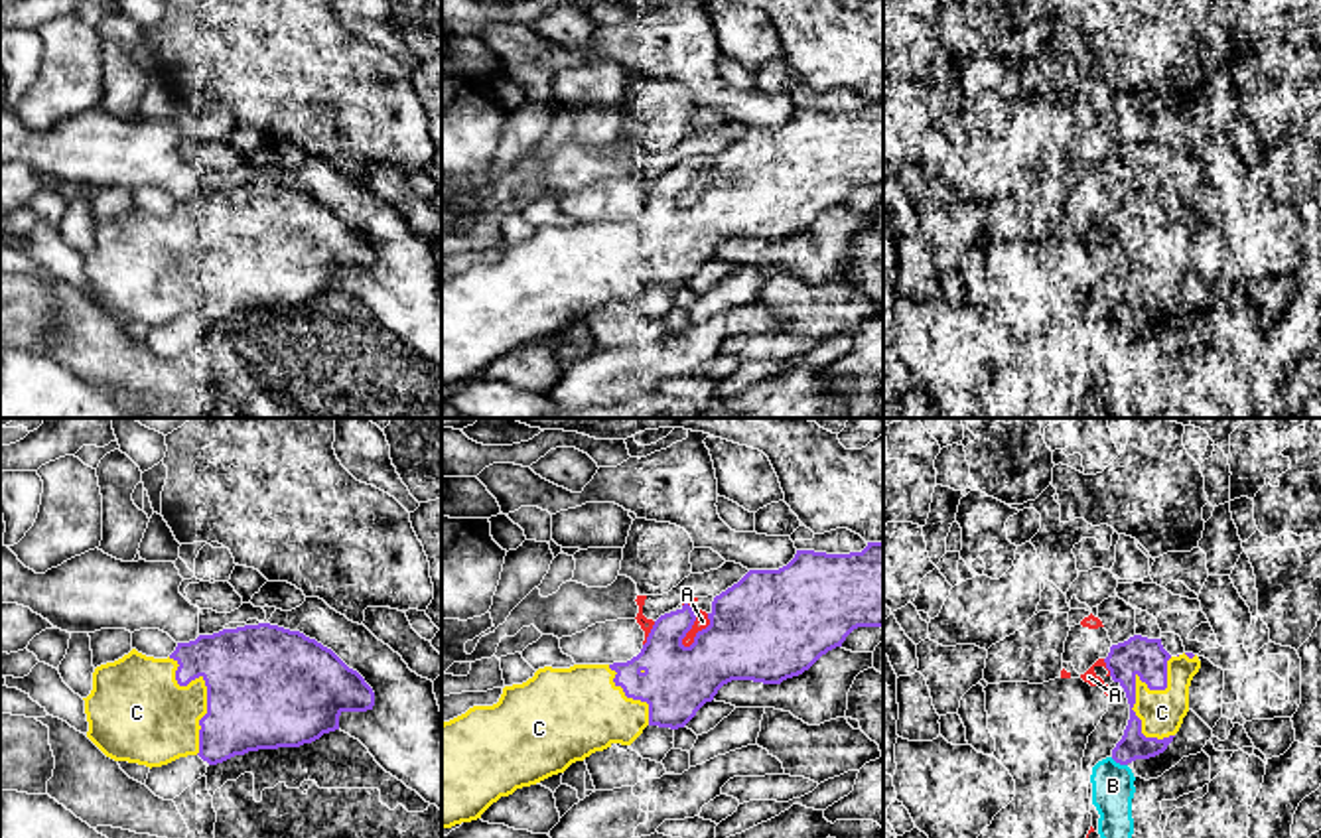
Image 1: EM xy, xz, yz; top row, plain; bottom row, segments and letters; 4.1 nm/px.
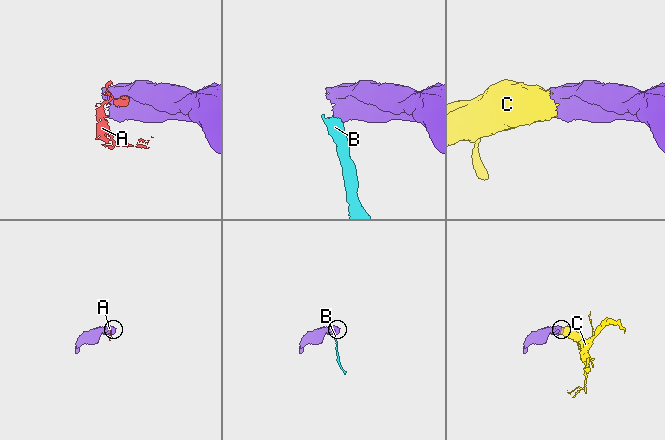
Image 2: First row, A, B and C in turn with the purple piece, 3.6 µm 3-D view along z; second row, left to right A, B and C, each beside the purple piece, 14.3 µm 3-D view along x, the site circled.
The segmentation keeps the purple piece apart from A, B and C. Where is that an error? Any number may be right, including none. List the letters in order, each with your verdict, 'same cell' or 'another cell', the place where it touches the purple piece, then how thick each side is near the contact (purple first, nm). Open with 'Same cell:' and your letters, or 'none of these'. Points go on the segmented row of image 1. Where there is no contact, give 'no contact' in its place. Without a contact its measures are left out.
Same cell: C
A: another cell | xz (693, 624) | 380/60 nm
B: another cell | yz (1118, 762) | 120/180 nm
C: same cell | yz (1134, 681) | 160/180 nm

